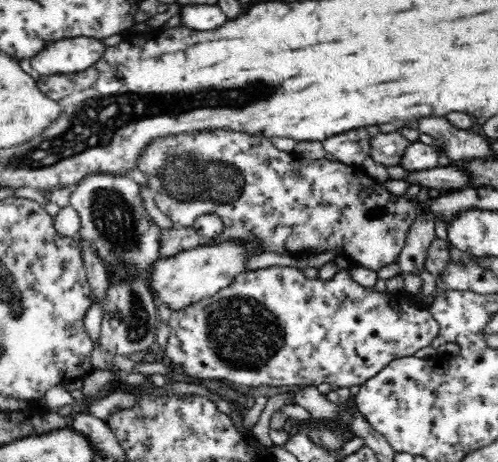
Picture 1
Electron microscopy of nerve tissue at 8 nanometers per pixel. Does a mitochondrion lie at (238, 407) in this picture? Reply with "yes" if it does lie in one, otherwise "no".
no

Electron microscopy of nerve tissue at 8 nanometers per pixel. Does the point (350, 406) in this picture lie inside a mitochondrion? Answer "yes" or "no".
no

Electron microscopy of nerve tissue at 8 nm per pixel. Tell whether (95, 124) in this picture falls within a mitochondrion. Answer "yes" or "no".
yes

